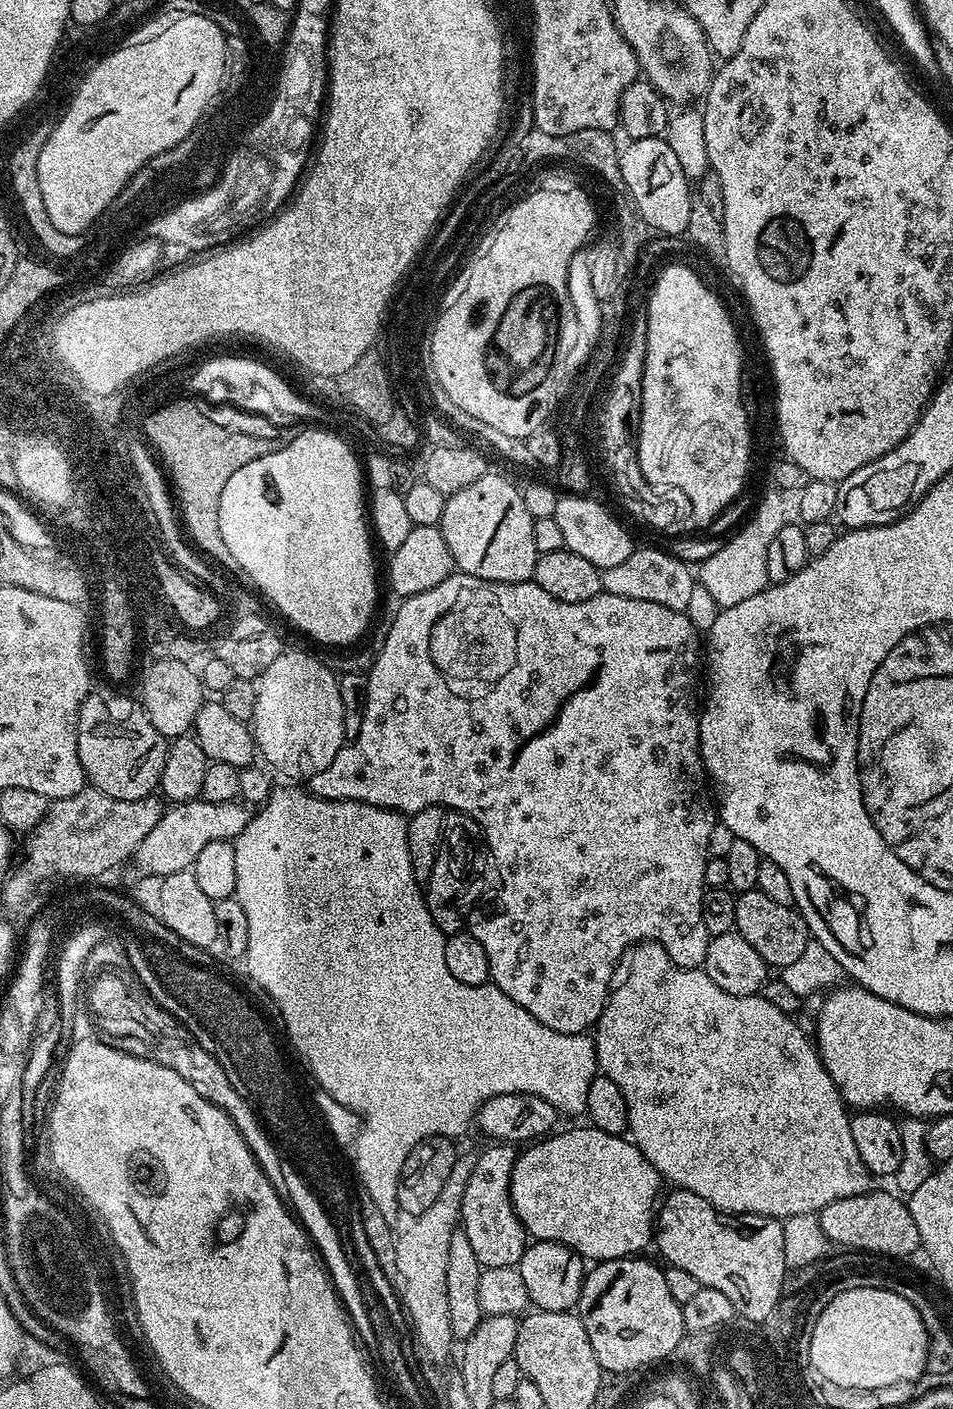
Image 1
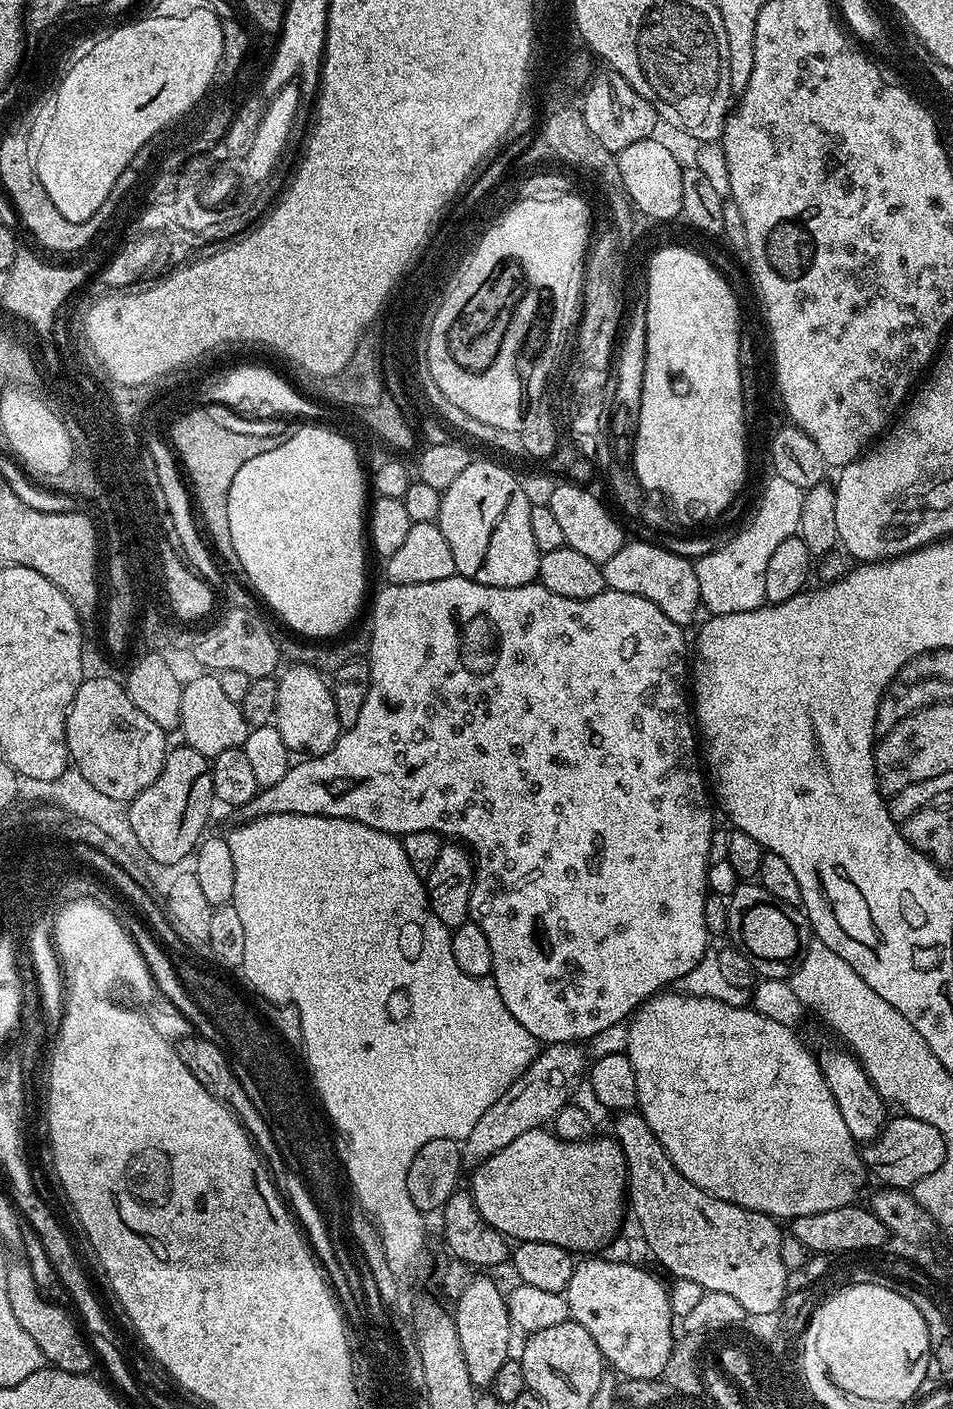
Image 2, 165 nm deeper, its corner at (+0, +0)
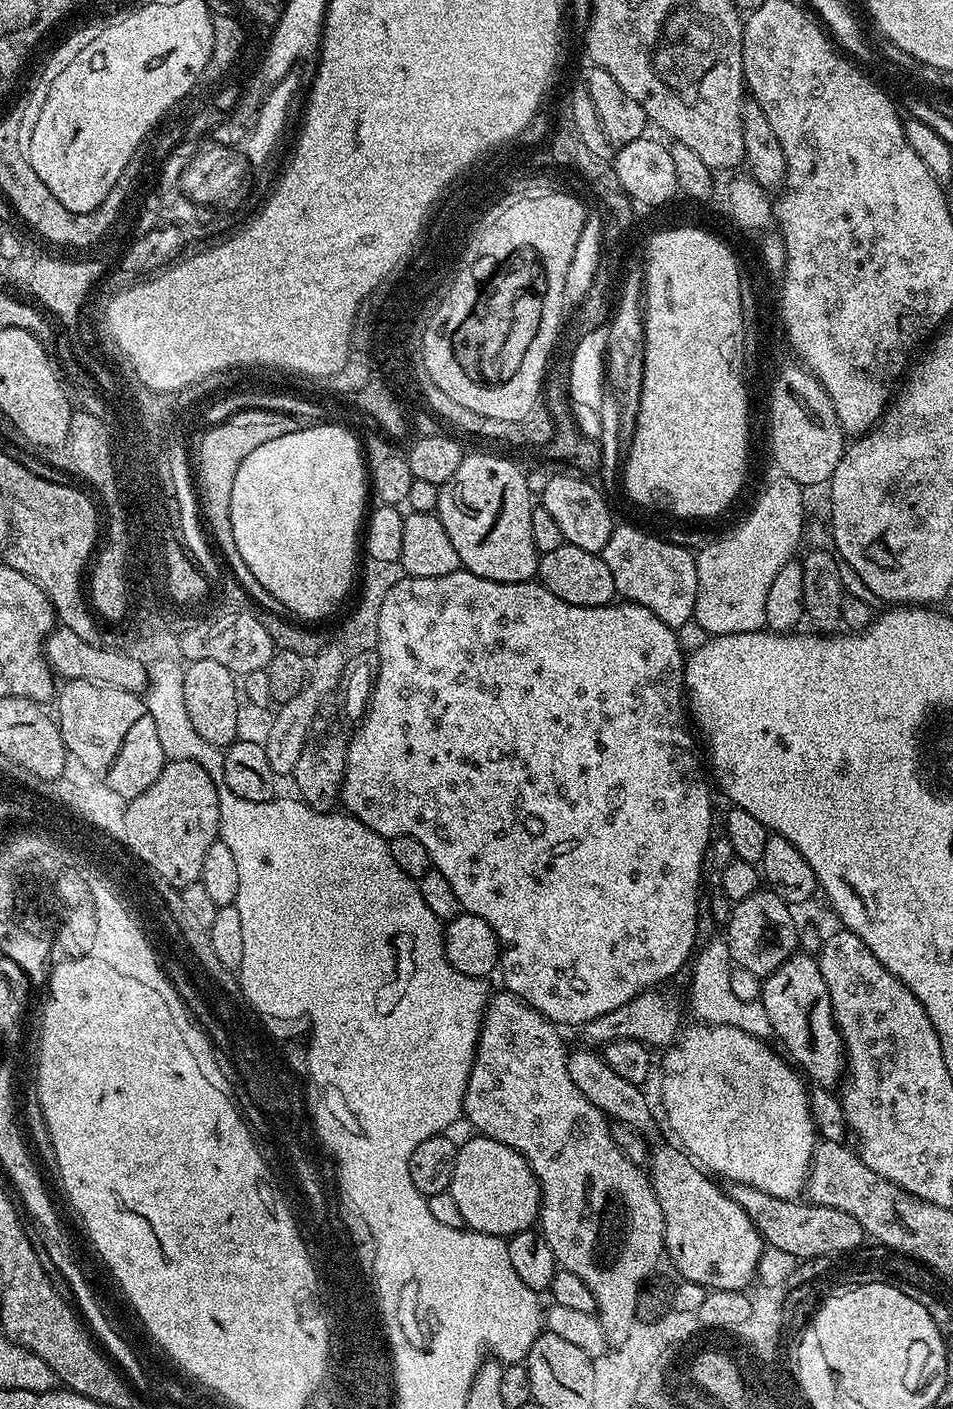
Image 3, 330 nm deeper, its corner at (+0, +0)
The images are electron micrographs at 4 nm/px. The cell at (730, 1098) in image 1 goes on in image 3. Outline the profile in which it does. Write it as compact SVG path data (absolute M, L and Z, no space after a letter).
M701 1022L693 1023L693 1025L693 1028L685 1027L678 1037L678 1043L663 1053L663 1055L665 1054L664 1077L660 1080L660 1096L664 1099L664 1112L668 1115L668 1124L672 1127L673 1134L680 1139L678 1141L679 1147L709 1173L715 1174L717 1177L725 1176L725 1181L745 1184L748 1188L762 1190L766 1194L774 1194L774 1198L796 1200L799 1197L799 1192L801 1195L805 1191L808 1183L808 1171L812 1165L812 1152L818 1143L816 1124L812 1121L810 1088L805 1077L779 1051L776 1053L772 1049L768 1045L767 1039L751 1036L745 1030L735 1029L730 1025L711 1025Z

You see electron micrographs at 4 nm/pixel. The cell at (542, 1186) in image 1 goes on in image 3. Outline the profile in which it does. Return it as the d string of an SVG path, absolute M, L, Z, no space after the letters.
M478 1135L466 1145L457 1147L454 1178L448 1191L454 1198L454 1206L458 1206L458 1211L462 1213L465 1225L471 1231L487 1236L511 1238L519 1232L529 1231L540 1219L540 1184L526 1158L510 1146L492 1140L489 1136Z

